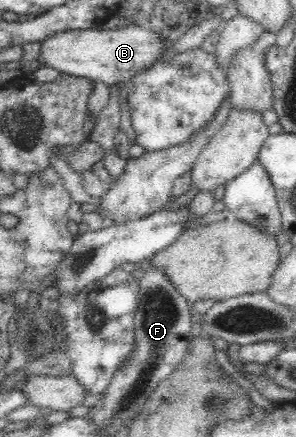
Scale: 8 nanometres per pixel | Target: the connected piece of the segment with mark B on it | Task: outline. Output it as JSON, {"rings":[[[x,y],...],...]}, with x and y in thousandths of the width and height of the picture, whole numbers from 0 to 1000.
{"rings":[[[449,55],[429,64],[355,69],[324,62],[213,69],[159,82],[152,92],[132,92],[135,121],[115,144],[135,153],[172,153],[206,169],[338,185],[368,197],[412,185],[432,188],[443,176],[524,146],[557,114],[557,96],[557,89],[537,85],[537,76],[486,57]]]}

